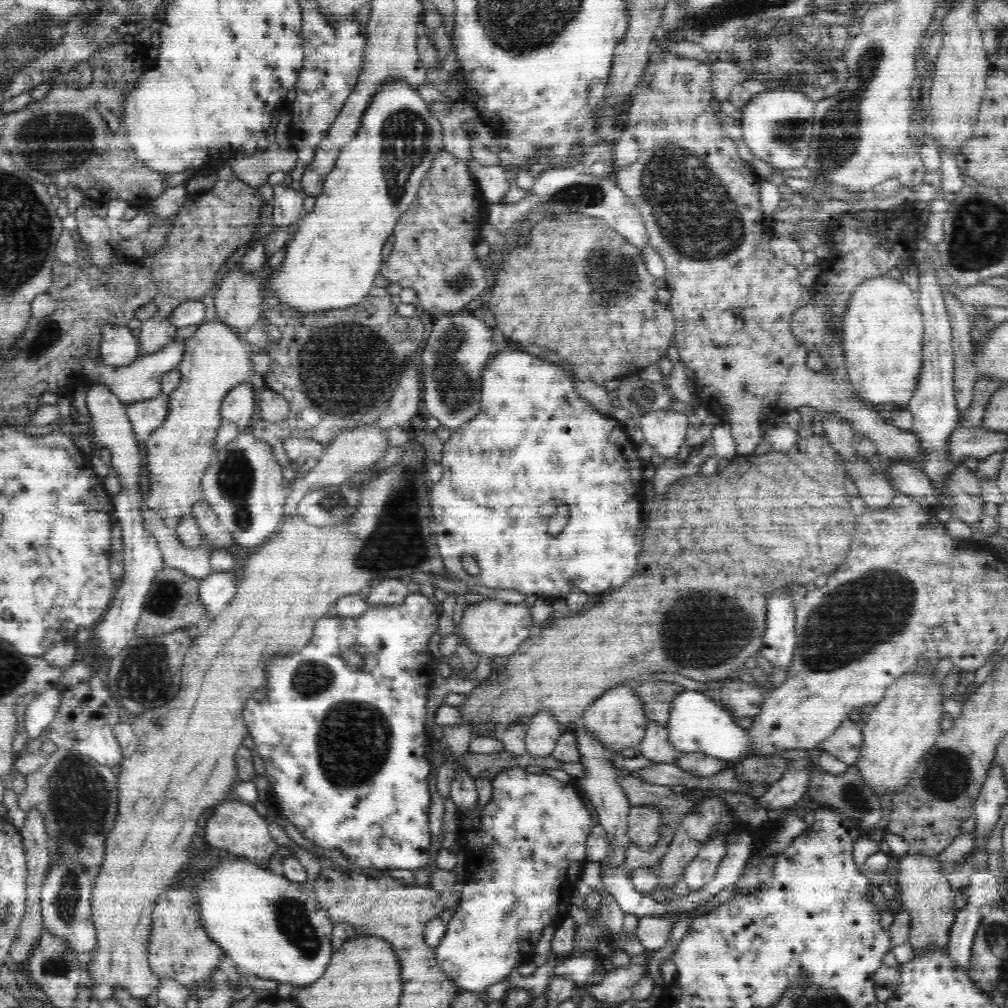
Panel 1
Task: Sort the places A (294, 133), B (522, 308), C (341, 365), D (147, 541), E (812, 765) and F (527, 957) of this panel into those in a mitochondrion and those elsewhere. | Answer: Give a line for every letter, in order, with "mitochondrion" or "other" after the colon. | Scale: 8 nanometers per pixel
A: other
B: other
C: mitochondrion
D: other
E: other
F: other

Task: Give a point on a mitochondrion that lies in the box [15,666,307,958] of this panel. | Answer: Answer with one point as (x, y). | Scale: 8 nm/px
(80, 797)

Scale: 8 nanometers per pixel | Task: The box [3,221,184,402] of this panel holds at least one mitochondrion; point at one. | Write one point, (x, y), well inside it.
(45, 341)

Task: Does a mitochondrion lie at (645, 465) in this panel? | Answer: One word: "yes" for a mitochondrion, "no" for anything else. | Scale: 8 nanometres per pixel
no

